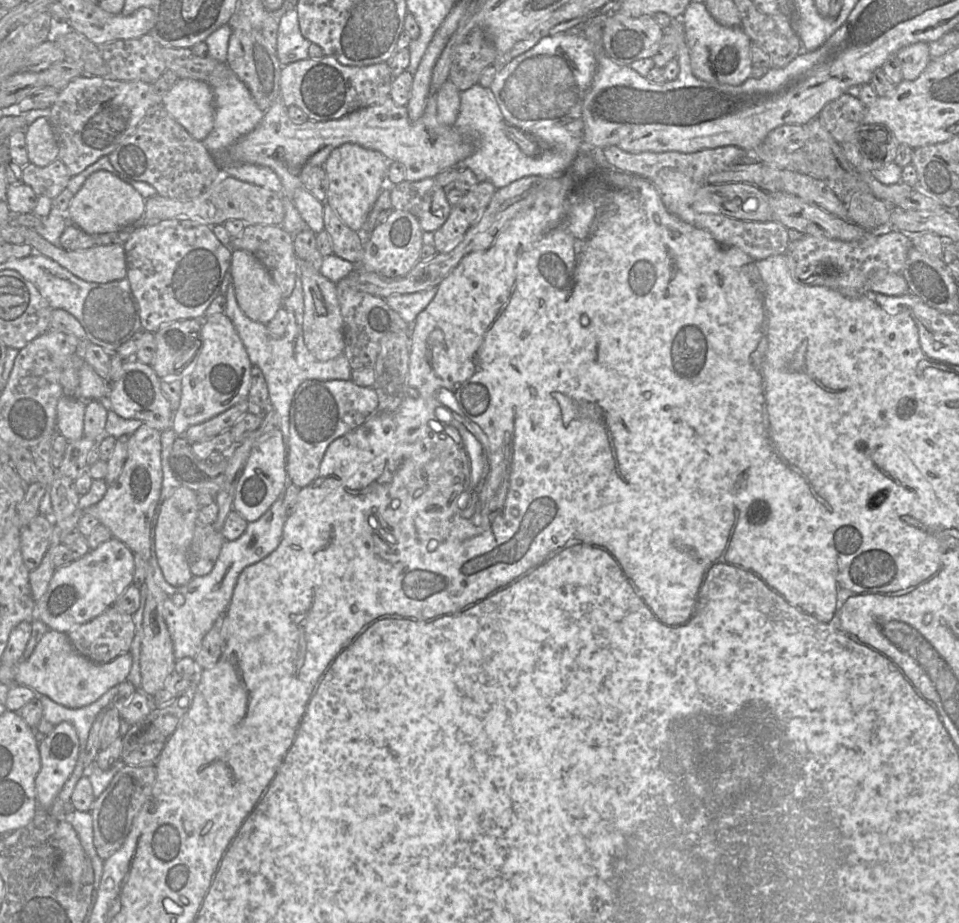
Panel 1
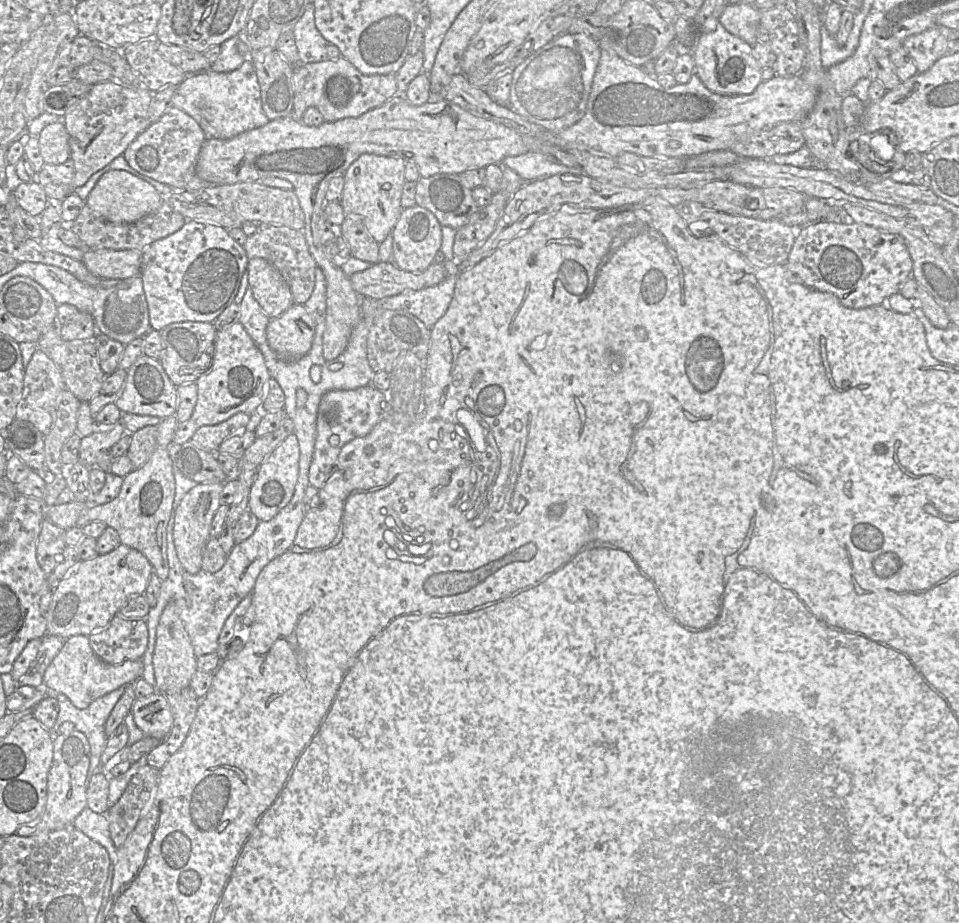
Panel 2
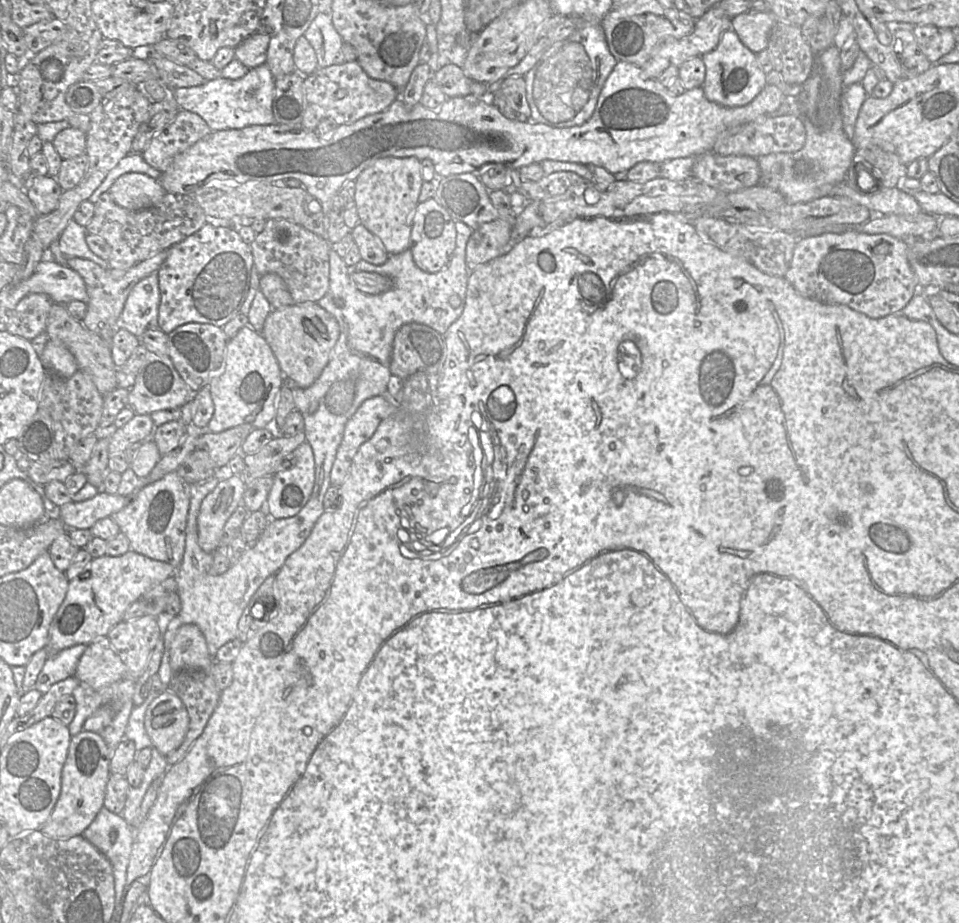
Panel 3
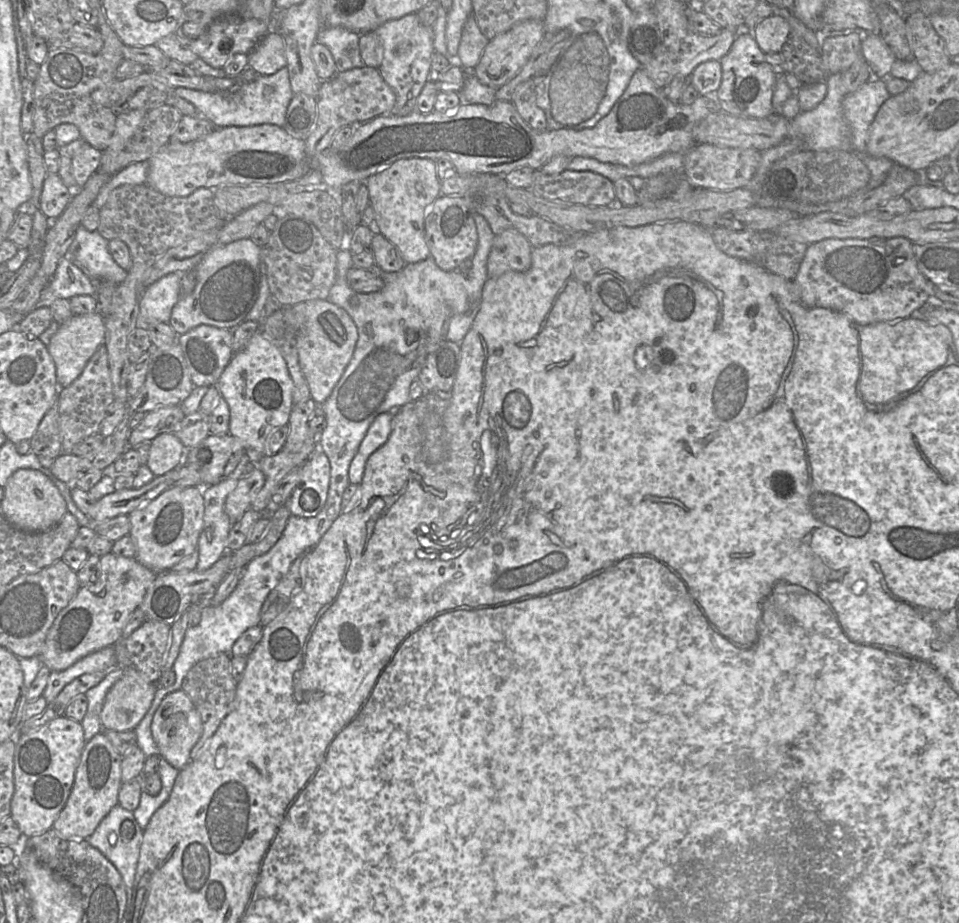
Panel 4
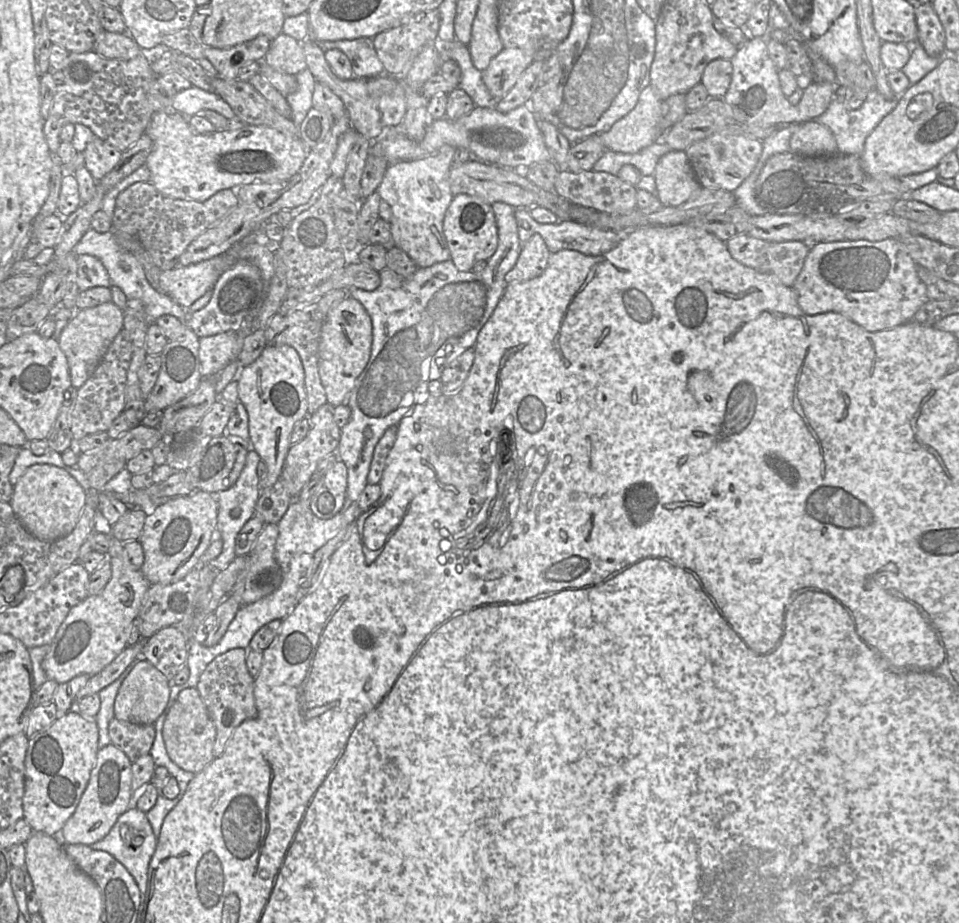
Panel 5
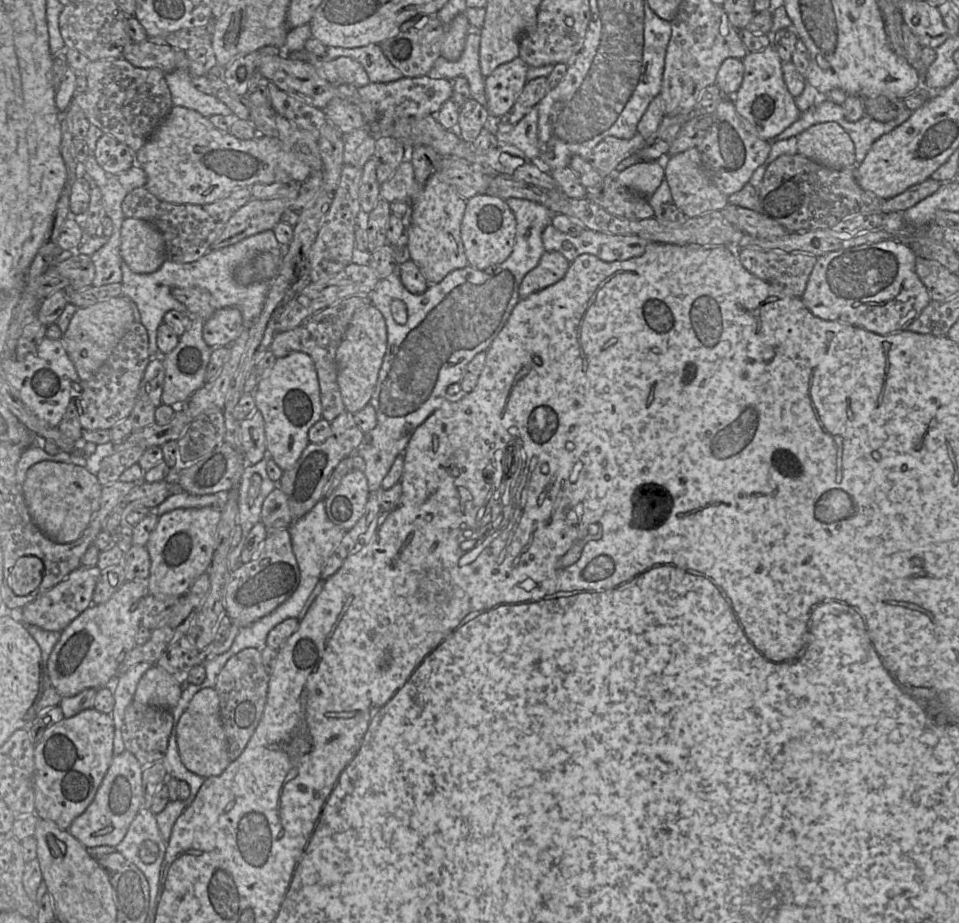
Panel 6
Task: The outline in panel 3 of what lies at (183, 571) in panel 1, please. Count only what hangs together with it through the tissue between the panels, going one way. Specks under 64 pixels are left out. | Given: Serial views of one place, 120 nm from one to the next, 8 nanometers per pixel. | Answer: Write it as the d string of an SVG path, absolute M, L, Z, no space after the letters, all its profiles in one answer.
M240 474L218 480L216 488L202 501L197 516L199 546L213 553L221 544L223 528L229 517L242 505L247 483Z

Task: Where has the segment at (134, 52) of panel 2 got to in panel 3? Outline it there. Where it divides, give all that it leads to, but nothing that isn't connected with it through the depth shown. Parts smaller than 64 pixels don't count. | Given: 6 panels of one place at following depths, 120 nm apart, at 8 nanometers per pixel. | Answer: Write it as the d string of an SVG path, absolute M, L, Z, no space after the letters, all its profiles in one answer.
M152 46L149 58L146 61L157 69L159 80L171 89L199 86L207 81L188 66L168 60L157 53Z

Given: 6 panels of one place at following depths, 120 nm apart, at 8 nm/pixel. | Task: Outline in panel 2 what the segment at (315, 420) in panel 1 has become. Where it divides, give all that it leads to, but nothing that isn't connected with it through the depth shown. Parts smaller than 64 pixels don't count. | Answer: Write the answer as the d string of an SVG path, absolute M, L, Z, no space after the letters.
M372 385L353 390L331 390L322 395L317 409L317 432L312 461L309 467L308 479L310 486L320 489L332 475L341 448L351 440L365 436L371 429L390 412L385 395Z

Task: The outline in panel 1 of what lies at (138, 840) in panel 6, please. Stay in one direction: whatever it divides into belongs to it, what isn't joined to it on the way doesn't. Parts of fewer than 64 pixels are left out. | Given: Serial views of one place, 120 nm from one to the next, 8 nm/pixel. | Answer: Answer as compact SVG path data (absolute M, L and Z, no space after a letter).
M76 809L70 810L64 815L64 820L71 824L78 835L85 854L91 862L92 868L98 880L104 861L100 859L95 851L93 843L93 827L90 812L82 812Z

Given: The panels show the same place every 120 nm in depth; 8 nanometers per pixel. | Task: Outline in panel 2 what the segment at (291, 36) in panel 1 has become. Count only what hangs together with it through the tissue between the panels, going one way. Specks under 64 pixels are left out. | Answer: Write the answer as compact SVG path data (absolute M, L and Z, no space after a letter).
M312 3L308 5L301 18L293 26L292 32L300 64L321 62L329 59L326 52L328 42L315 26Z

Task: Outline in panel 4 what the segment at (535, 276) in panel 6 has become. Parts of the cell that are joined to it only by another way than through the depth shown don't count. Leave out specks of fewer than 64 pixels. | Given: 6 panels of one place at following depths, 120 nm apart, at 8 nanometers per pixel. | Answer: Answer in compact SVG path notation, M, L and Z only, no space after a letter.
M510 228L494 236L487 259L488 277L498 277L506 272L524 272L531 267L533 246L516 229Z

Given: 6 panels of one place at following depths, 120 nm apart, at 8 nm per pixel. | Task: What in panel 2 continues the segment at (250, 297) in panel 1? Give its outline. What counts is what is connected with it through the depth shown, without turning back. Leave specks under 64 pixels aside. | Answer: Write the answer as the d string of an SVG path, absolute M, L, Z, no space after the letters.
M250 258L247 264L249 289L268 316L276 318L294 302L279 271L263 258Z

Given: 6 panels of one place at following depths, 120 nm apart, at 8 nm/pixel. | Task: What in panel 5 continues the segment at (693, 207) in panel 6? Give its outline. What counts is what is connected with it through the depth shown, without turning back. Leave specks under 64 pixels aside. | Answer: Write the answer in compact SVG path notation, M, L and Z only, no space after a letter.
M671 150L660 158L654 178L657 188L655 196L663 206L681 205L702 188L686 152L681 150Z

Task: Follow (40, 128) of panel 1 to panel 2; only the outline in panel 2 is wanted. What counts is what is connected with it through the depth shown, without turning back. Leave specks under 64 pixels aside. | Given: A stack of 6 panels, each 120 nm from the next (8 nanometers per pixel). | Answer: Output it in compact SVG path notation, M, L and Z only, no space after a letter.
M63 122L47 125L37 136L46 164L62 164L71 157L69 134Z

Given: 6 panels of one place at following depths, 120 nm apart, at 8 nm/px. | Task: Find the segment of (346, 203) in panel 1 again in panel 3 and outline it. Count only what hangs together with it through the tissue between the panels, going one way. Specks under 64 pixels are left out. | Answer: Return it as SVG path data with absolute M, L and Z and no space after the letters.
M415 157L378 159L355 180L354 203L360 224L378 238L389 255L409 248L413 217L423 183L421 161Z

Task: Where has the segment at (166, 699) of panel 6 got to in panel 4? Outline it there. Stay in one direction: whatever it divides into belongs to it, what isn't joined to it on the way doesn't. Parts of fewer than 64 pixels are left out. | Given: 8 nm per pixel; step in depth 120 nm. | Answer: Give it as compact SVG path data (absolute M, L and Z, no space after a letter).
M131 665L107 692L100 713L102 730L136 728L150 709L157 687Z

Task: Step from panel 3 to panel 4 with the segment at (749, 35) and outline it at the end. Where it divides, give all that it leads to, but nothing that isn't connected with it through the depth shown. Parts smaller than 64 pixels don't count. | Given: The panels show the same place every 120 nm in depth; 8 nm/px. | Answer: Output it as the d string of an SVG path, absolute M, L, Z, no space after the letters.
M771 15L751 30L764 54L779 53L790 35L788 22L780 16Z

